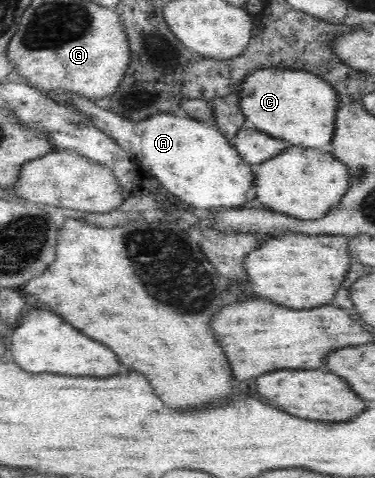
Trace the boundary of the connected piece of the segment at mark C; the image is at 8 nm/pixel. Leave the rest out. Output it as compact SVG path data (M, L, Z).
M279 67L255 70L245 78L239 94L245 118L261 132L284 140L288 147L322 150L328 149L325 146L331 147L341 98L335 87L323 77L305 71L281 70Z

